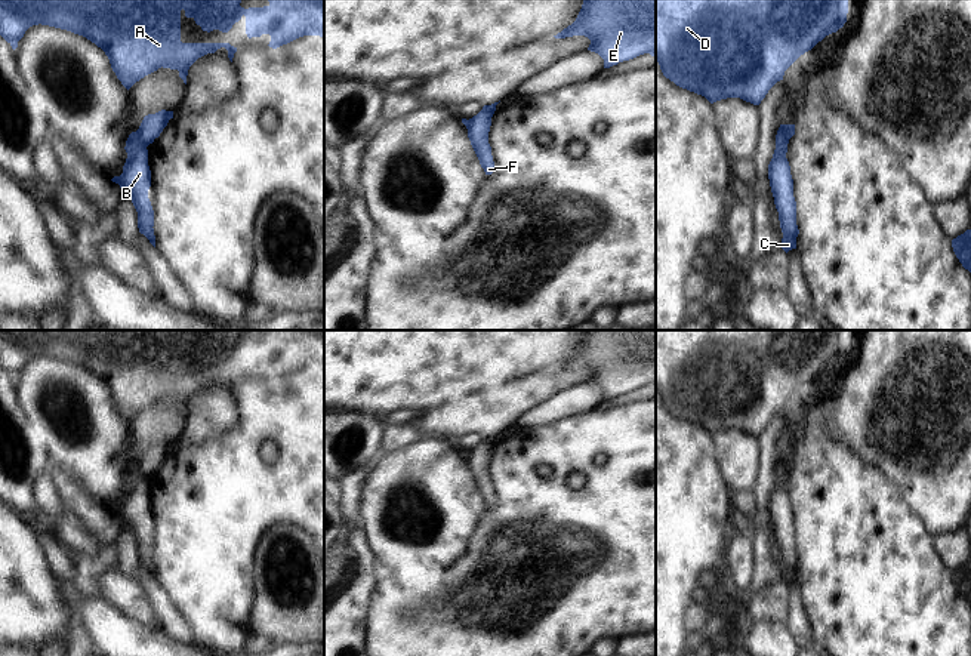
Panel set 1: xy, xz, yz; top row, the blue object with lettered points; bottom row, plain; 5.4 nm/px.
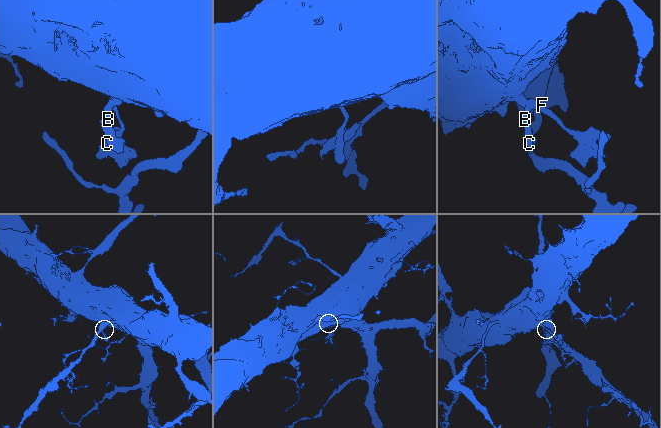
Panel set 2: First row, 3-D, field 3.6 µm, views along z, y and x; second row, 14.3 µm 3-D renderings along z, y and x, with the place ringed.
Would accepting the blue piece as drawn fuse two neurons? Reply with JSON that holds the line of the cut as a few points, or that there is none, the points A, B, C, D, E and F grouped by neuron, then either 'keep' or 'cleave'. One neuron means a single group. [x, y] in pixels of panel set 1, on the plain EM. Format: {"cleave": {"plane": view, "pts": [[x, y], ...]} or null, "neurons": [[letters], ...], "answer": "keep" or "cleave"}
{"cleave": {"plane": "xy", "pts": [[135, 464], [145, 479]]}, "neurons": [["A", "D", "E", "F"], ["B", "C"]], "answer": "cleave"}

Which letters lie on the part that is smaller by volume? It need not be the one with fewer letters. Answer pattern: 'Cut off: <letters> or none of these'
Cut off: B, C

